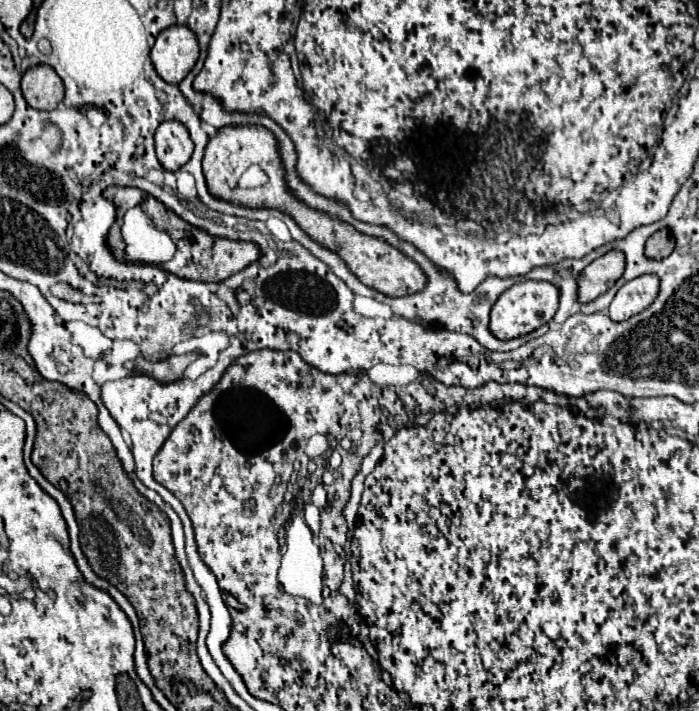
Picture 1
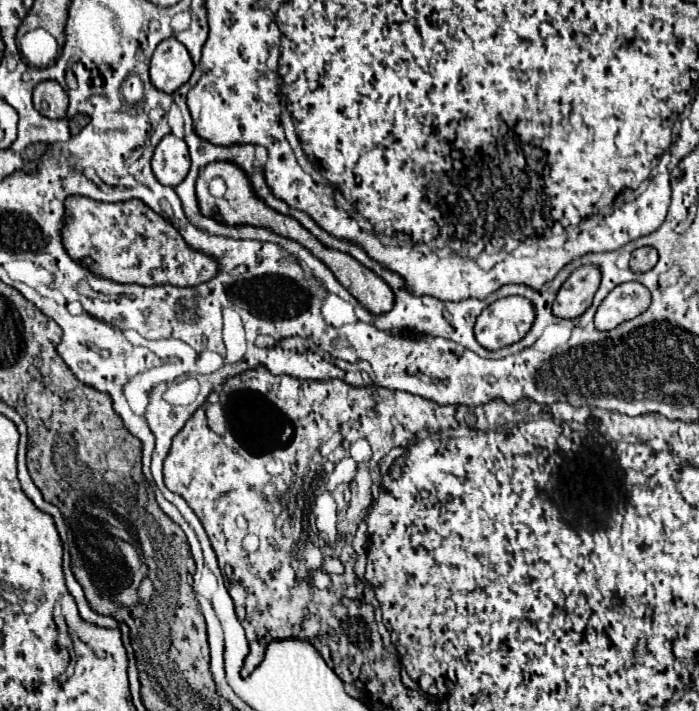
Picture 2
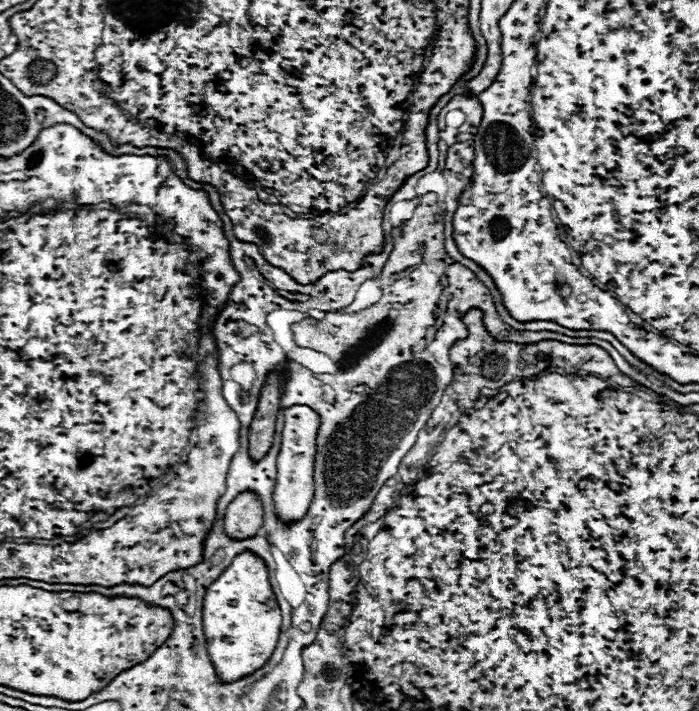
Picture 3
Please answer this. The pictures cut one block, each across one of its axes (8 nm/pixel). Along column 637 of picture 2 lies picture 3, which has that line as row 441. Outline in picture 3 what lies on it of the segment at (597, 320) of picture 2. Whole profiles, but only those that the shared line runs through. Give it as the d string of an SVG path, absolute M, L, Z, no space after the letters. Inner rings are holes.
M298 404L284 410L284 430L282 430L282 448L278 454L278 476L274 488L274 504L278 516L286 522L300 520L314 496L314 460L316 460L316 438L320 428L320 416L314 408Z

